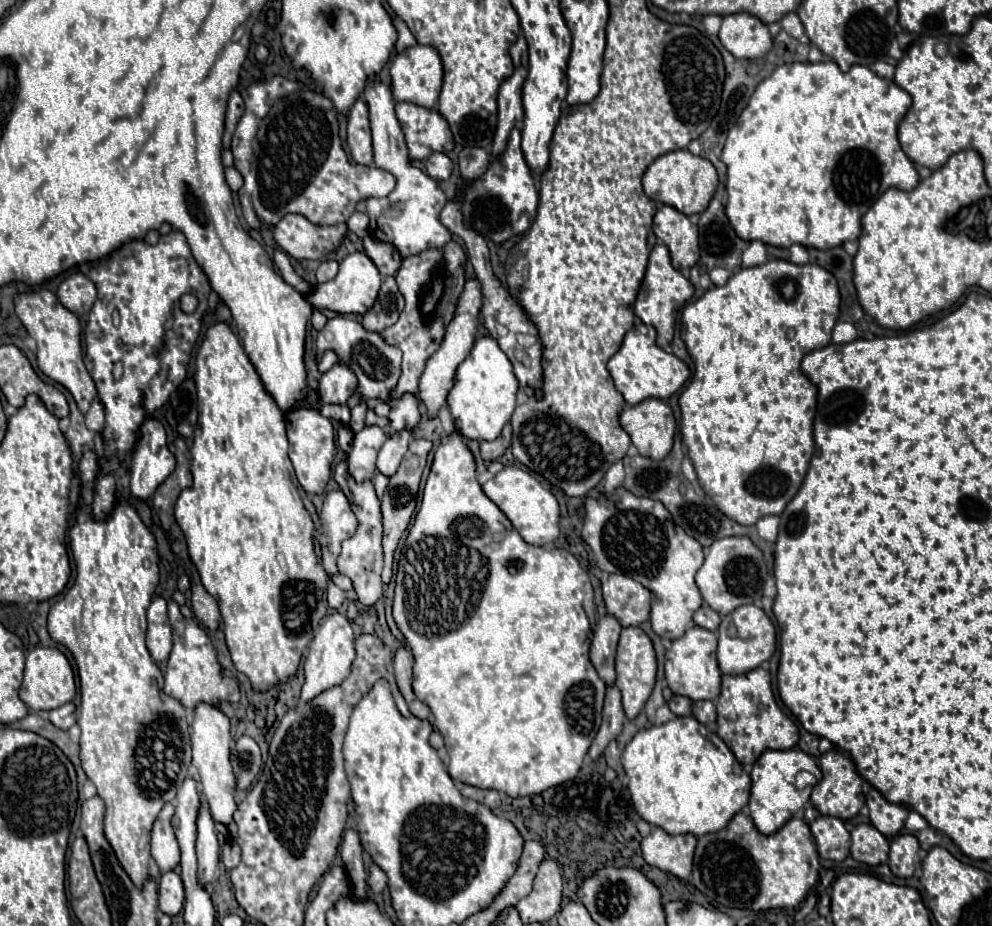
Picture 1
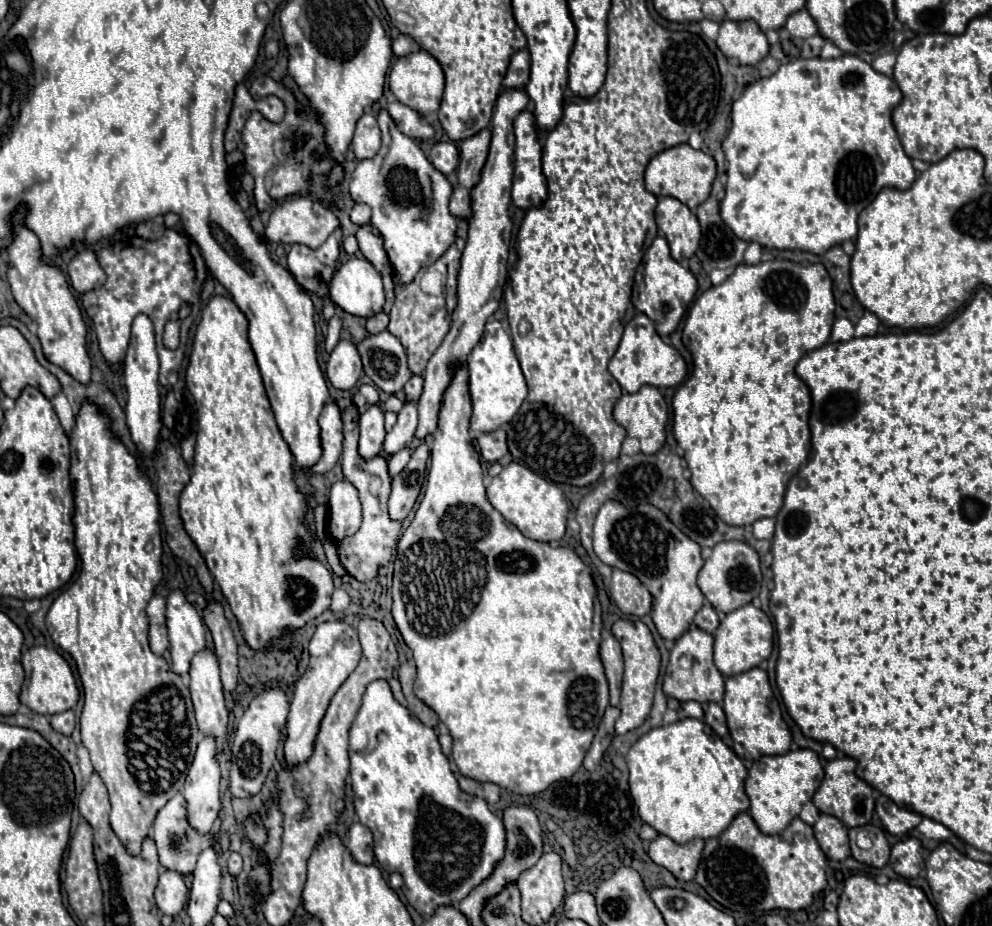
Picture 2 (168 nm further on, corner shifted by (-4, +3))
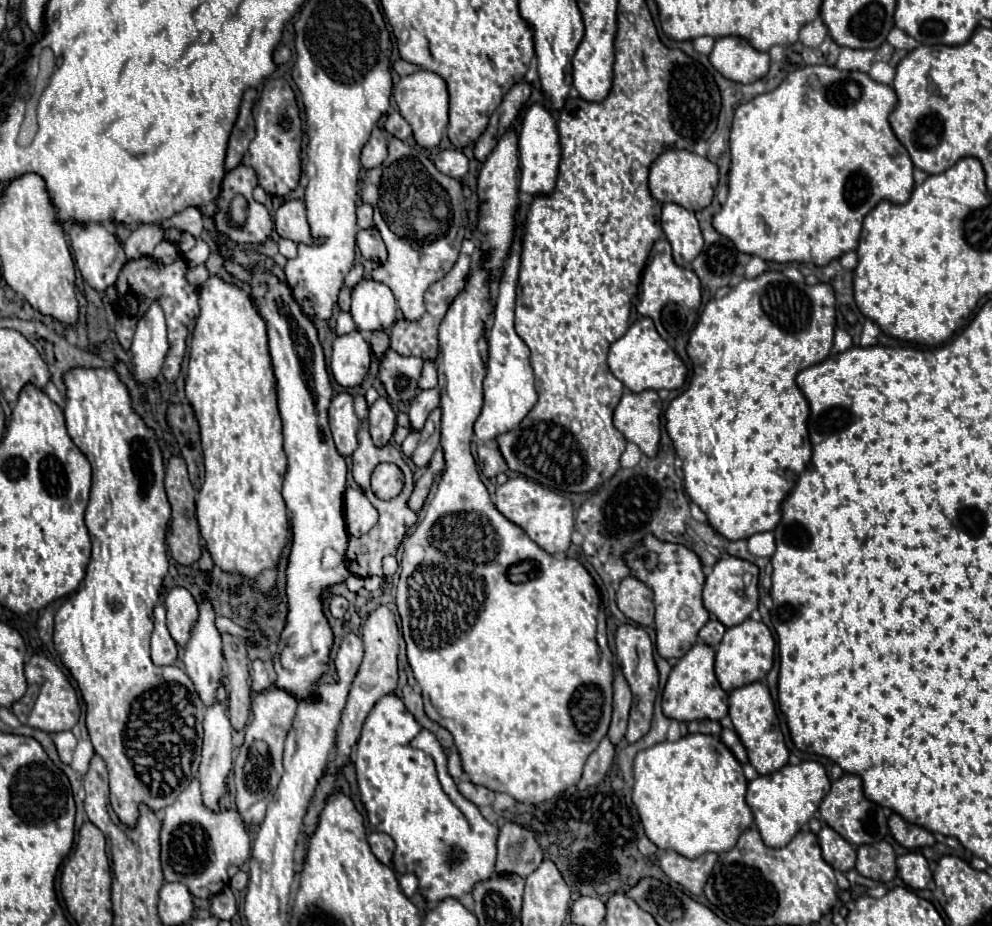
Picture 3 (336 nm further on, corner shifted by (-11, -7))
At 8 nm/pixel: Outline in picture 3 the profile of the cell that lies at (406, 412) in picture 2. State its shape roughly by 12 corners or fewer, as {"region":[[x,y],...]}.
{"region":[[437,388],[421,390],[411,400],[411,428],[423,428],[439,406]]}

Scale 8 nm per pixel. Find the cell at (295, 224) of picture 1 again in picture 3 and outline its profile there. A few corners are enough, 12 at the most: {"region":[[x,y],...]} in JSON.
{"region":[[287,200],[275,212],[275,230],[309,244],[305,204]]}

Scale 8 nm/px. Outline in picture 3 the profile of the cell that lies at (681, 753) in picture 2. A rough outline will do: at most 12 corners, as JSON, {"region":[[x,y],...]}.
{"region":[[715,736],[635,756],[647,838],[685,858],[753,824],[747,780]]}

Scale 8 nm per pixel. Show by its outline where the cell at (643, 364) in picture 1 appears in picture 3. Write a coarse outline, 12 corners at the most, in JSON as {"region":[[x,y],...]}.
{"region":[[639,318],[611,344],[609,368],[631,392],[677,390],[687,368]]}

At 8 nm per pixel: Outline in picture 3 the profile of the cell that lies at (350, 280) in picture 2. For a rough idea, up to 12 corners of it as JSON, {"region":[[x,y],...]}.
{"region":[[385,284],[353,288],[351,314],[359,330],[387,330],[397,302]]}

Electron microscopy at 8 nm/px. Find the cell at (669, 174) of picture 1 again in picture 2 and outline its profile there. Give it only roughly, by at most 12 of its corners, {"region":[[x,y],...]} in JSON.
{"region":[[680,144],[646,166],[646,190],[700,206],[716,160]]}

